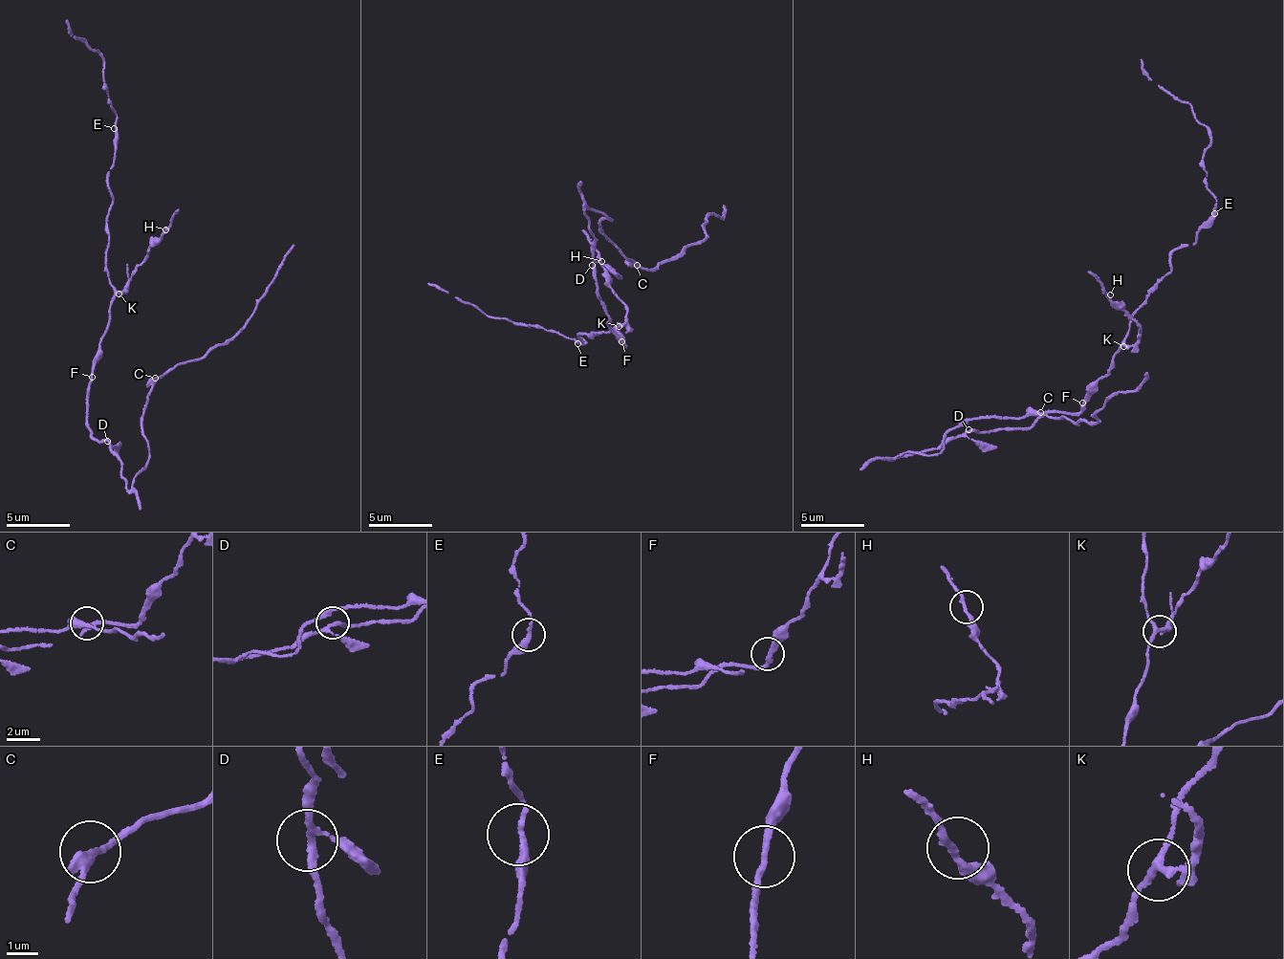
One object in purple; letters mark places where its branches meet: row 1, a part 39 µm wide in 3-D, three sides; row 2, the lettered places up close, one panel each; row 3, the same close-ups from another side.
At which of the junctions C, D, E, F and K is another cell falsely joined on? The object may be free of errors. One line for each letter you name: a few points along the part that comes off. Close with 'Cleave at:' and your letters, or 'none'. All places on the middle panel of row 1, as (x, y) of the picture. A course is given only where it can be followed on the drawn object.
K: Course of the part to remove: (617, 327), (624, 326), (623, 306), (583, 228)
Cleave at: K

